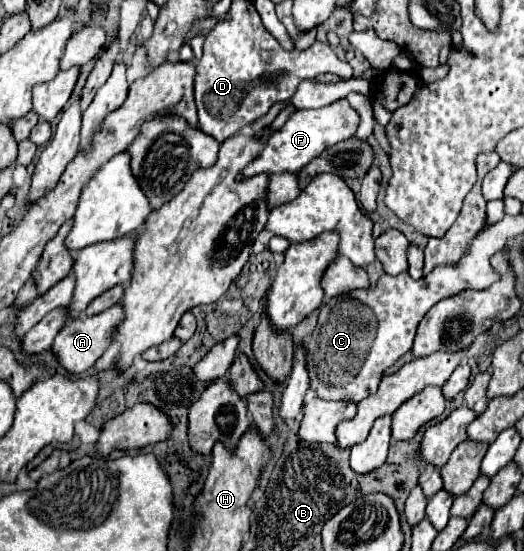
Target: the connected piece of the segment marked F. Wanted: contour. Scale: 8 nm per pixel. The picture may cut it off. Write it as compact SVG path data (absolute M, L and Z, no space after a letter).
M337 100L337 102L331 102L329 106L323 106L317 110L297 110L285 122L283 128L275 130L269 136L265 150L261 152L261 156L255 162L251 162L243 170L243 176L253 176L259 172L267 172L267 174L299 172L313 158L317 158L317 154L321 154L325 148L351 138L357 132L357 126L359 126L359 114L349 106L347 100Z

